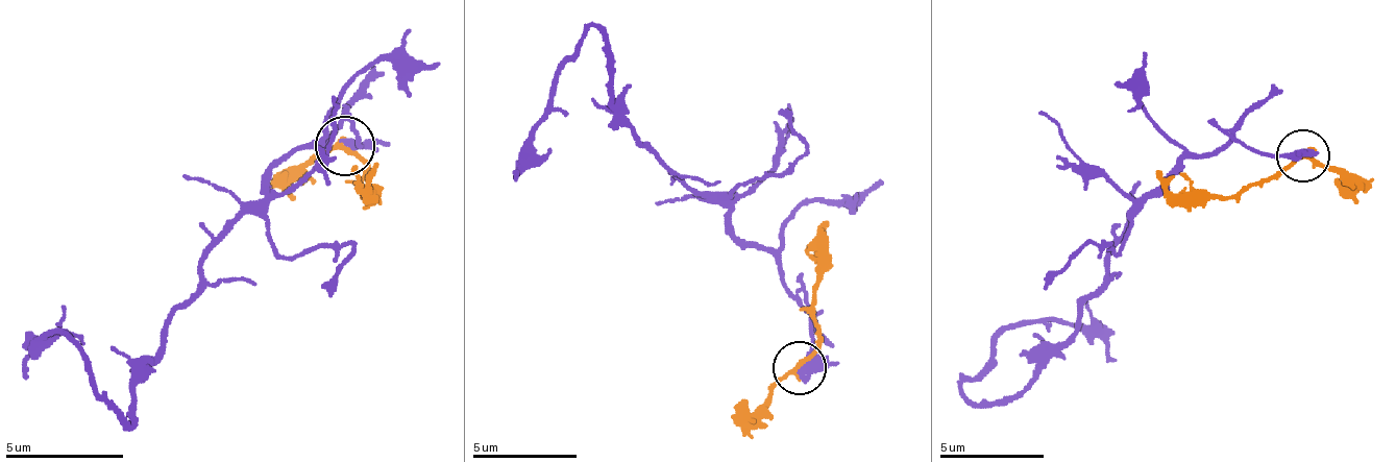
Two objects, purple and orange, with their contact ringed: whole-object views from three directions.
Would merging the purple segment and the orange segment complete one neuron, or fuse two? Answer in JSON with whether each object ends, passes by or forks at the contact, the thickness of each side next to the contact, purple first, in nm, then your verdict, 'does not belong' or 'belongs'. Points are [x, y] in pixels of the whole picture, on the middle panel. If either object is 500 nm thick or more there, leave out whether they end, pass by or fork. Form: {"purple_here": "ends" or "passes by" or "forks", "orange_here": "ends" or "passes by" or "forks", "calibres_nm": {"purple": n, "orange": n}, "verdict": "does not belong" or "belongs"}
{"purple_here": "passes by", "orange_here": "passes by", "calibres_nm": {"purple": 280, "orange": 190}, "verdict": "belongs"}

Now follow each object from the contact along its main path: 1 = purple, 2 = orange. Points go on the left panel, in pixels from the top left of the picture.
1: (343, 147), (361, 141), (343, 129), (285, 159), (207, 253), (130, 426), (66, 337), (48, 337), (24, 378)
2: (343, 147), (367, 171), (361, 194), (378, 165)

